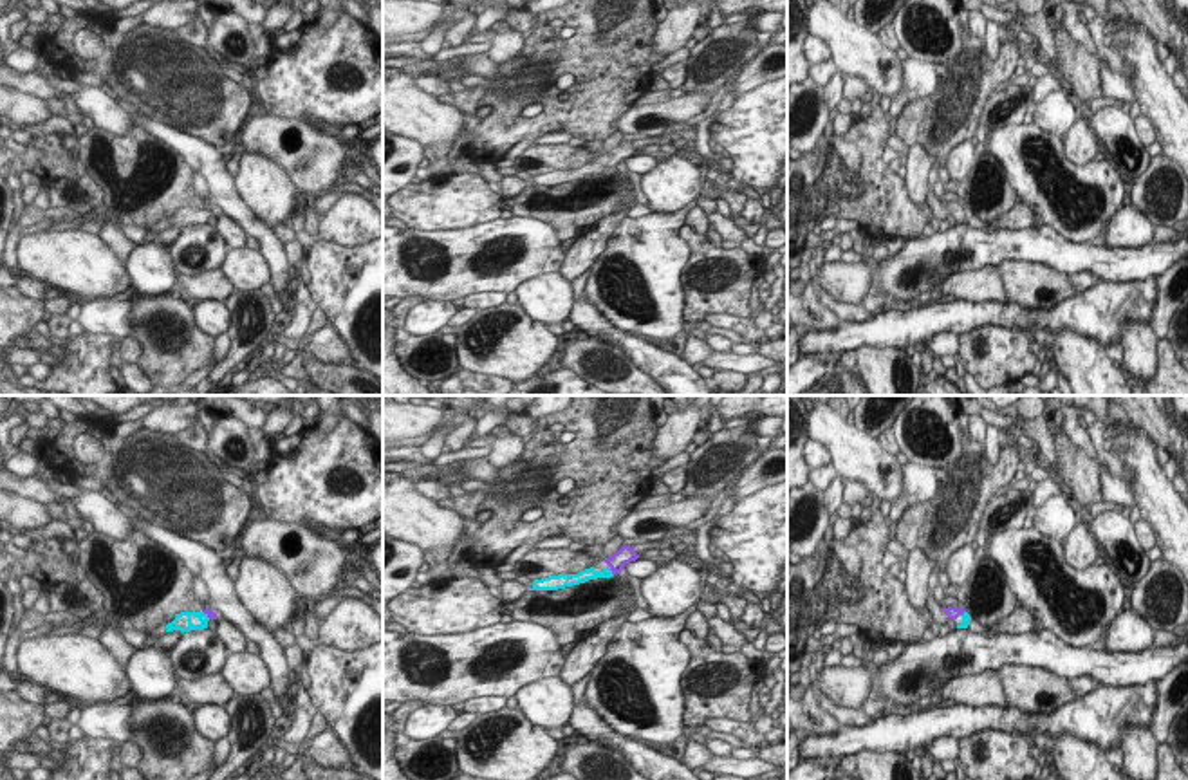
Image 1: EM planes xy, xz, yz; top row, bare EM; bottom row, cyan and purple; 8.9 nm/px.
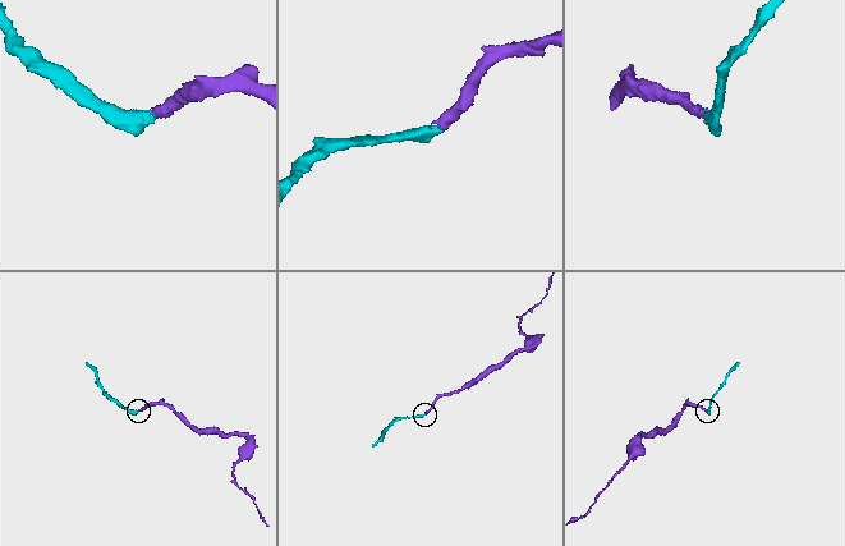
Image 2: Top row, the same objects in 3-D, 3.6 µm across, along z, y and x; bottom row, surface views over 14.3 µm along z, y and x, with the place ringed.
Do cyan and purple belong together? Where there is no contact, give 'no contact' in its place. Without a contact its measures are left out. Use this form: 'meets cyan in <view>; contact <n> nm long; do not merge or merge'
meets cyan in xz; contact 70 nm long; merge

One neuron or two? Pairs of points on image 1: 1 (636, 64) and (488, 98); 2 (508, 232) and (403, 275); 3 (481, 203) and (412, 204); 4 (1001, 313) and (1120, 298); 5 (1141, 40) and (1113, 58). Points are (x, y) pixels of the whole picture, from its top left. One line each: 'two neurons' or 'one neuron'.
1: one neuron
2: one neuron
3: one neuron
4: one neuron
5: two neurons

